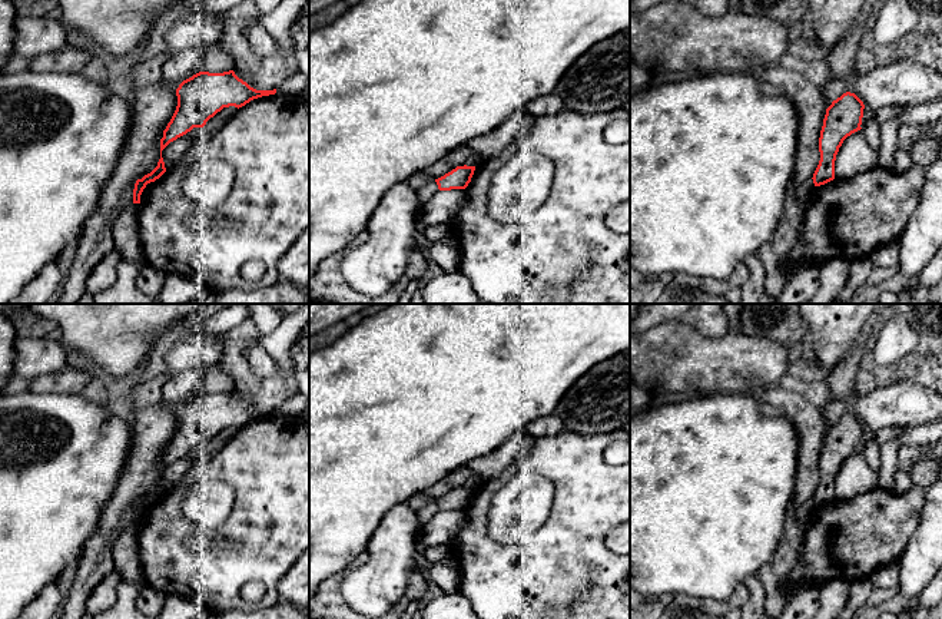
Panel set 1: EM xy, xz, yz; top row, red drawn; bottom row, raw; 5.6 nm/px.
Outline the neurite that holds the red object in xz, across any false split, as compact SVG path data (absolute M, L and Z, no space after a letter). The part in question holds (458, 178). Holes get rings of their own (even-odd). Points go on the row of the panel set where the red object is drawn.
M457 166L444 176L435 179L440 191L465 189L471 182L475 166Z

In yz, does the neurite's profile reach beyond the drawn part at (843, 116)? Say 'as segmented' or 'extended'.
as segmented

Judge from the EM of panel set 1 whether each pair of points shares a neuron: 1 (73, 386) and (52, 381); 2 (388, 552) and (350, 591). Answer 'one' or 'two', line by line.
1: one
2: one

